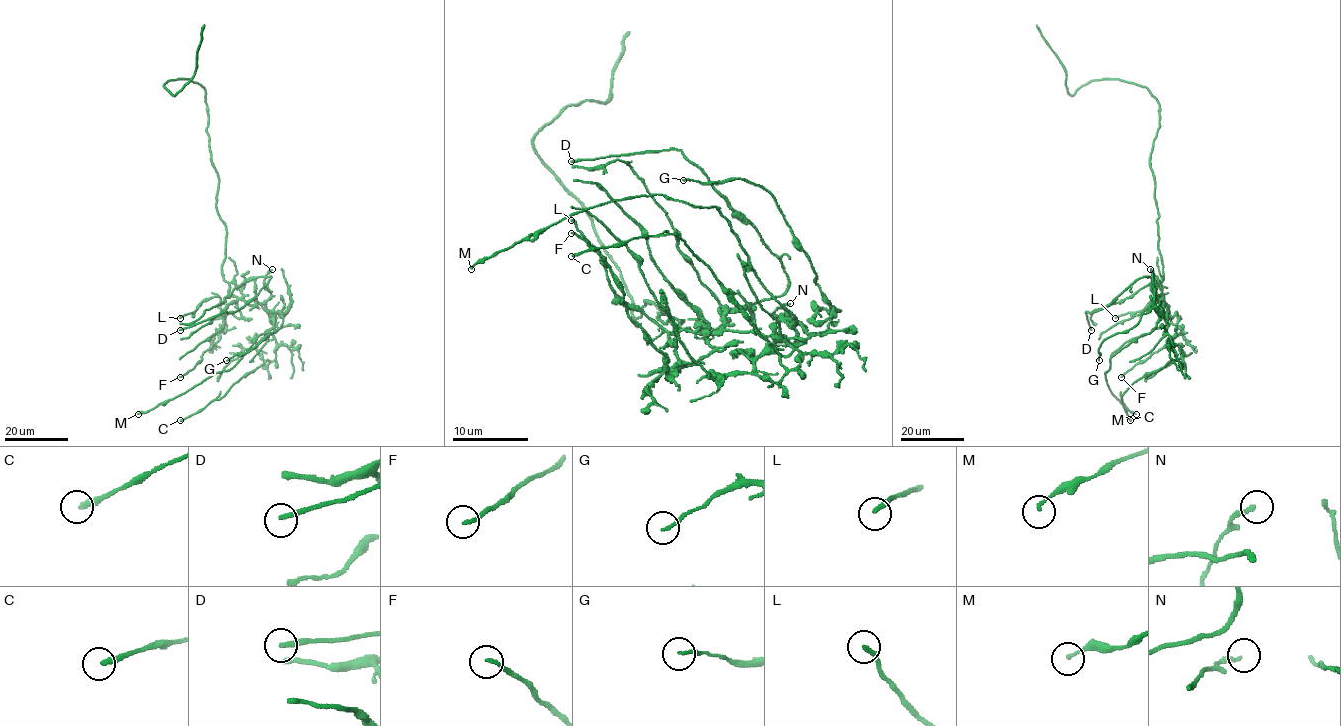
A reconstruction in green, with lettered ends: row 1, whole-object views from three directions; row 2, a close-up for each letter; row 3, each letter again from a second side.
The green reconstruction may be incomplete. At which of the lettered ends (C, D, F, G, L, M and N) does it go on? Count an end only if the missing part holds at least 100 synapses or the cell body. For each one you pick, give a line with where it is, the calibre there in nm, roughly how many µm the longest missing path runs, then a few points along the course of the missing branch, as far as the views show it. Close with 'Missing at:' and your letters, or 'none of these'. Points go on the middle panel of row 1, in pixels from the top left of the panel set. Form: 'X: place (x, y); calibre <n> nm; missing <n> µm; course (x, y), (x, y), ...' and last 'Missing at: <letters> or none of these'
Missing at: none of these

